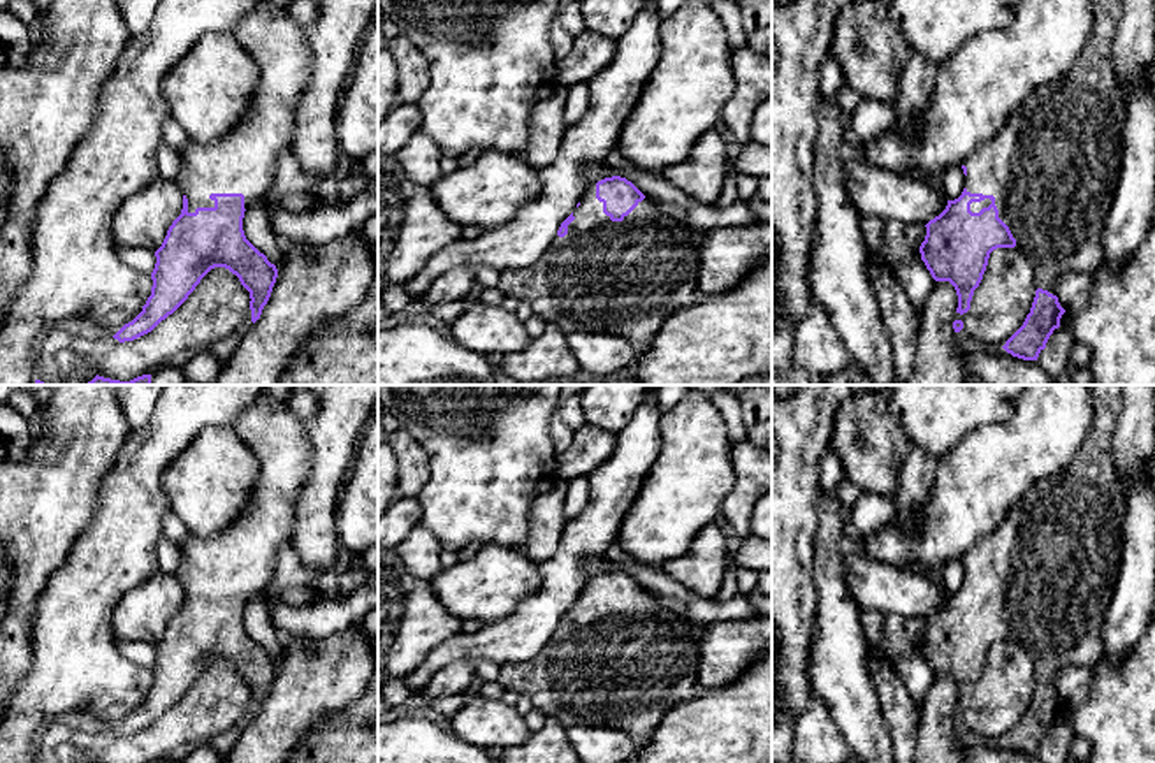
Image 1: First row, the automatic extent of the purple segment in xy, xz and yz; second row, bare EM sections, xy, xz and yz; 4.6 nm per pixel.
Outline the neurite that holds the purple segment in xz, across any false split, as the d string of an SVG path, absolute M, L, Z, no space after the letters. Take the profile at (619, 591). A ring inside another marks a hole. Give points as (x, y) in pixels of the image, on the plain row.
M612 570L587 578L577 603L561 617L545 649L531 661L499 665L496 682L505 691L527 694L536 710L545 717L556 717L564 728L614 728L638 744L650 737L668 708L703 694L696 677L698 668L700 643L694 626L684 615L665 610L659 598L645 591L631 575Z

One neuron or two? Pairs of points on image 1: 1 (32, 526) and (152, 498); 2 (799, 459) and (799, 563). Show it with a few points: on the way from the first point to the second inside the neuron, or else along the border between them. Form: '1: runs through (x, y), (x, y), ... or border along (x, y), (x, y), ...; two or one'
1: border along (108, 470), (97, 512), (74, 545); two
2: runs through (797, 486), (797, 537); one

